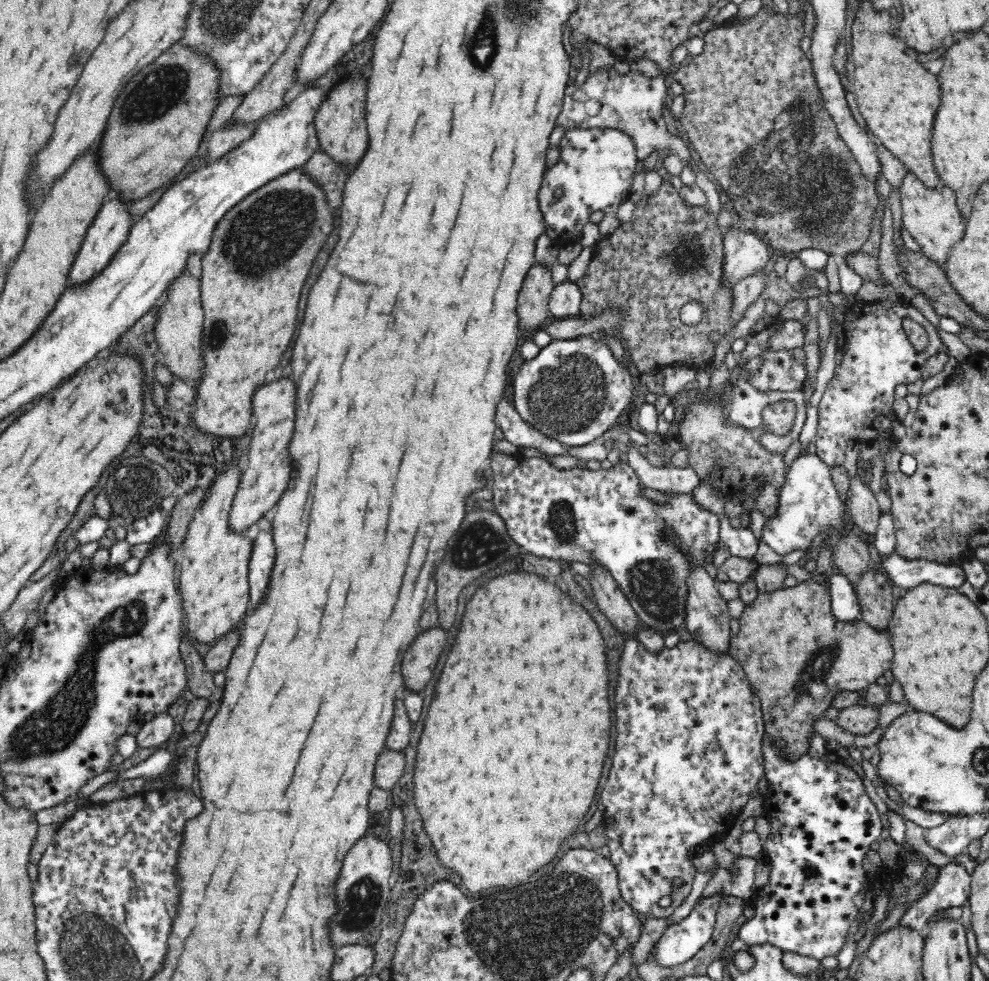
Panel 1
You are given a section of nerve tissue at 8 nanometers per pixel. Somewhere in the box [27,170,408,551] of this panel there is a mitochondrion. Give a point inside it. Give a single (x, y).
(254, 245)

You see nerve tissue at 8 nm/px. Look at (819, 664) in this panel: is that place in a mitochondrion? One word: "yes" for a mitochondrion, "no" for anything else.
yes

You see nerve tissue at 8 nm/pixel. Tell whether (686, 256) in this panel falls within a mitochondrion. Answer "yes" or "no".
yes

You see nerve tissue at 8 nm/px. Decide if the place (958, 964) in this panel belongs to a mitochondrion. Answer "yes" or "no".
no

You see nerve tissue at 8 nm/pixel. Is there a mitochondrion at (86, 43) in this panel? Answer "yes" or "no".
no

